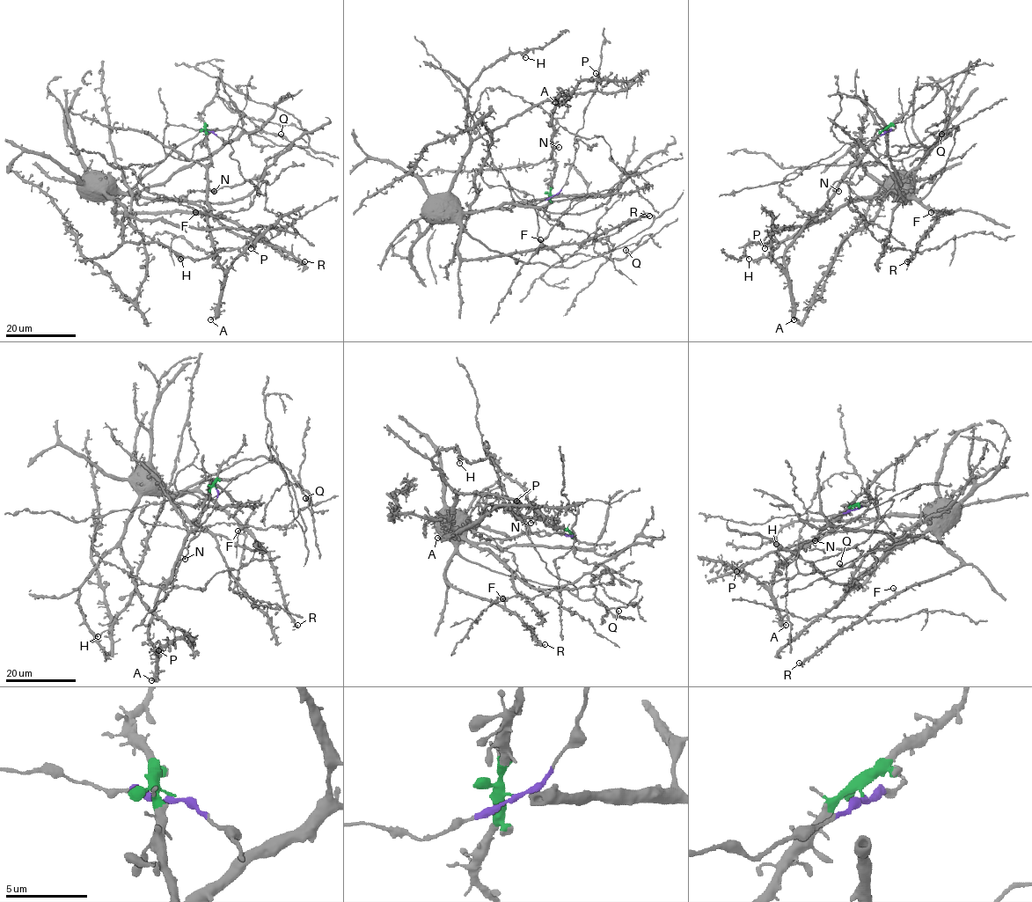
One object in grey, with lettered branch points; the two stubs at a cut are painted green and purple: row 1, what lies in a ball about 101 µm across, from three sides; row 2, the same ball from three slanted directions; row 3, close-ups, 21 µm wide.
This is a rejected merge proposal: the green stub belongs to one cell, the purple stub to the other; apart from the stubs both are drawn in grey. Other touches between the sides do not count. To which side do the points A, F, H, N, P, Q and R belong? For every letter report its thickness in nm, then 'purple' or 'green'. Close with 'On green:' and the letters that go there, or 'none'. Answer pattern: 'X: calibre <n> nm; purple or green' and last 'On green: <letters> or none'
A: calibre 340 nm; green
F: calibre 190 nm; purple
H: calibre 160 nm; purple
N: calibre 280 nm; green
P: calibre 120 nm; green
Q: calibre 400 nm; purple
R: calibre 280 nm; purple
On green: A, N, P

